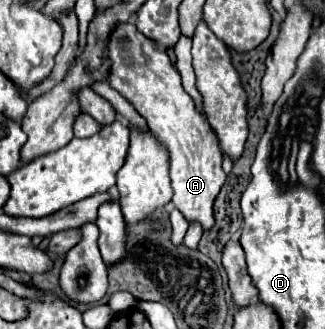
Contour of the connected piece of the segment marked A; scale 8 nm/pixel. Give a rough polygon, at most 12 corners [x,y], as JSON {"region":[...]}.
{"region":[[134,24],[108,84],[168,150],[174,206],[212,228],[226,174],[168,54]]}

